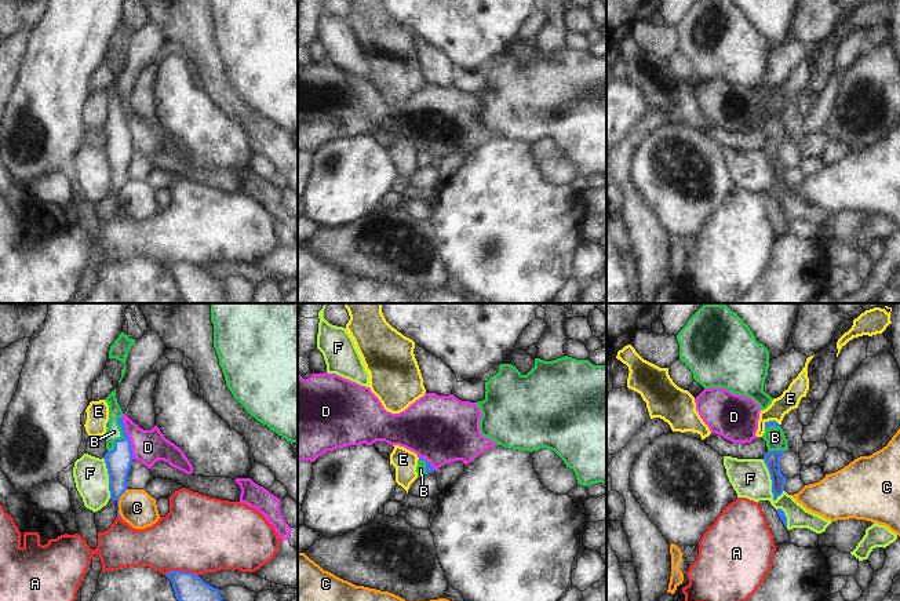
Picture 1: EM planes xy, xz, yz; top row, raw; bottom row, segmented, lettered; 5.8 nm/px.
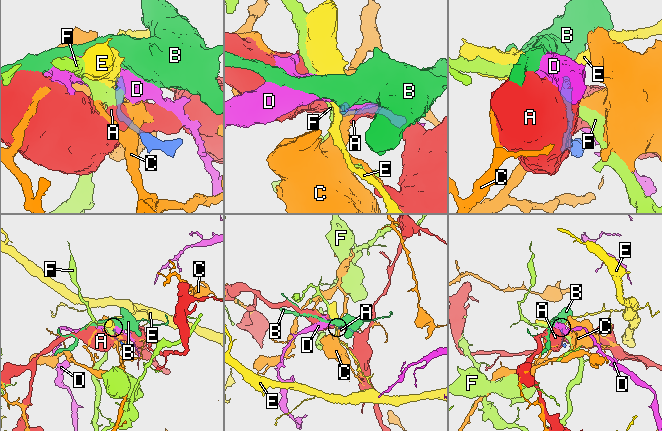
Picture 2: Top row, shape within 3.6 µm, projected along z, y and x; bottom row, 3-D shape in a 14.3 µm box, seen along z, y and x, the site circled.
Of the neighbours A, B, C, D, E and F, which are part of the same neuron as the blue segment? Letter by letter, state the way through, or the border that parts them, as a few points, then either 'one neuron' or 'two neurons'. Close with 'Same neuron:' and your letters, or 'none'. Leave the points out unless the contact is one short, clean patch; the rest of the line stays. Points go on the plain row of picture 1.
A: two neurons
B: across xy (119, 152), (119, 134), (124, 128), (113, 123) | one neuron
C: along xy (127, 179), (120, 188), (117, 197) | two neurons
D: along xy (121, 108), (134, 149) | two neurons
E: along yz (768, 112), (764, 120) | two neurons
F: along yz (762, 150), (769, 166), (771, 184), (775, 192) | two neurons
Same neuron: B

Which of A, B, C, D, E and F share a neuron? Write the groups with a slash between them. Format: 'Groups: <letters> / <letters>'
Groups: A / B / C / D / E / F

